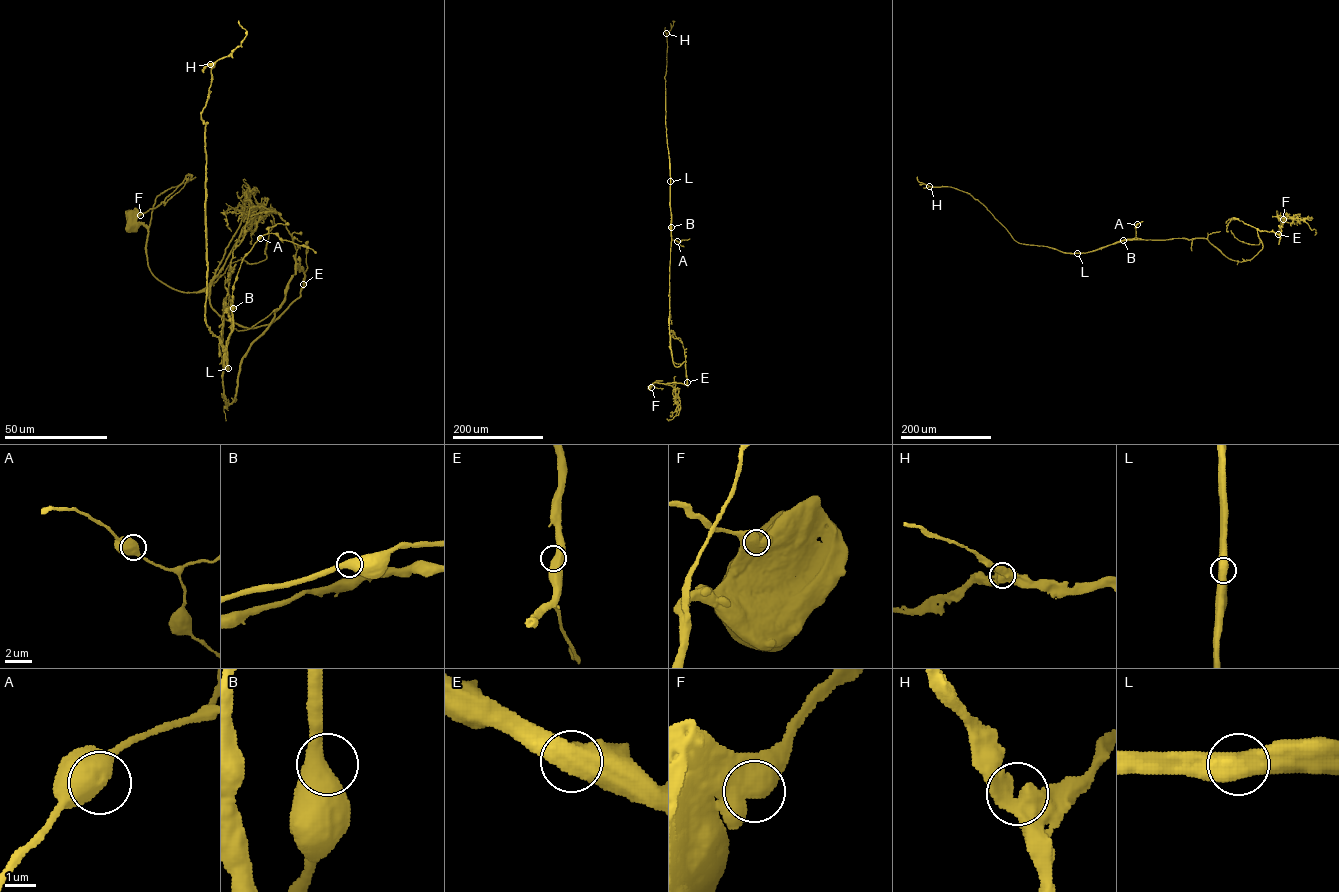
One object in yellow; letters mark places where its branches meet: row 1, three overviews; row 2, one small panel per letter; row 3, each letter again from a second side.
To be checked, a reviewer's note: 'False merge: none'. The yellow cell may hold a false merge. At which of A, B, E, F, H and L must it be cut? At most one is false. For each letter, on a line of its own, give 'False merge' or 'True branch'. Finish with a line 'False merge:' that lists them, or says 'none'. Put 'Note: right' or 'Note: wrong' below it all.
A: True branch
B: True branch
E: True branch
F: True branch
H: True branch
L: False merge
False merge: L
Note: wrong

